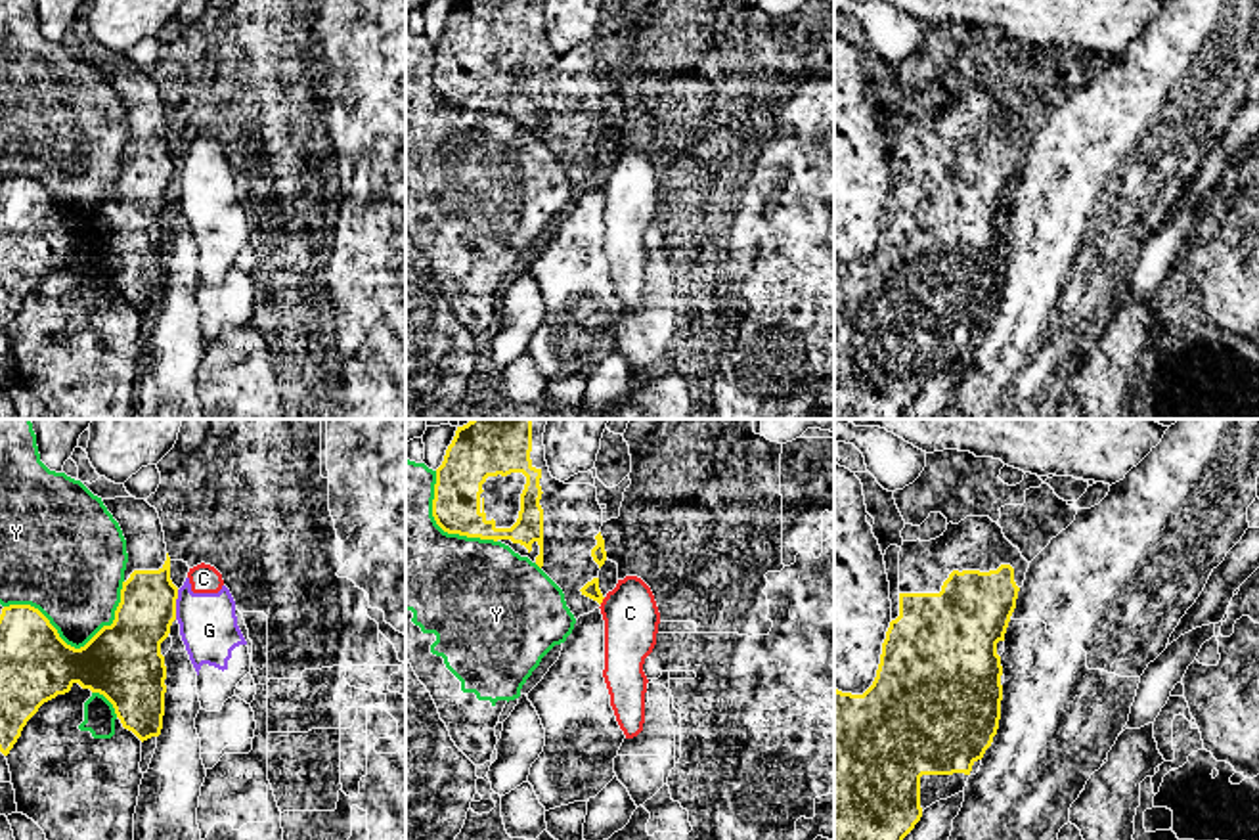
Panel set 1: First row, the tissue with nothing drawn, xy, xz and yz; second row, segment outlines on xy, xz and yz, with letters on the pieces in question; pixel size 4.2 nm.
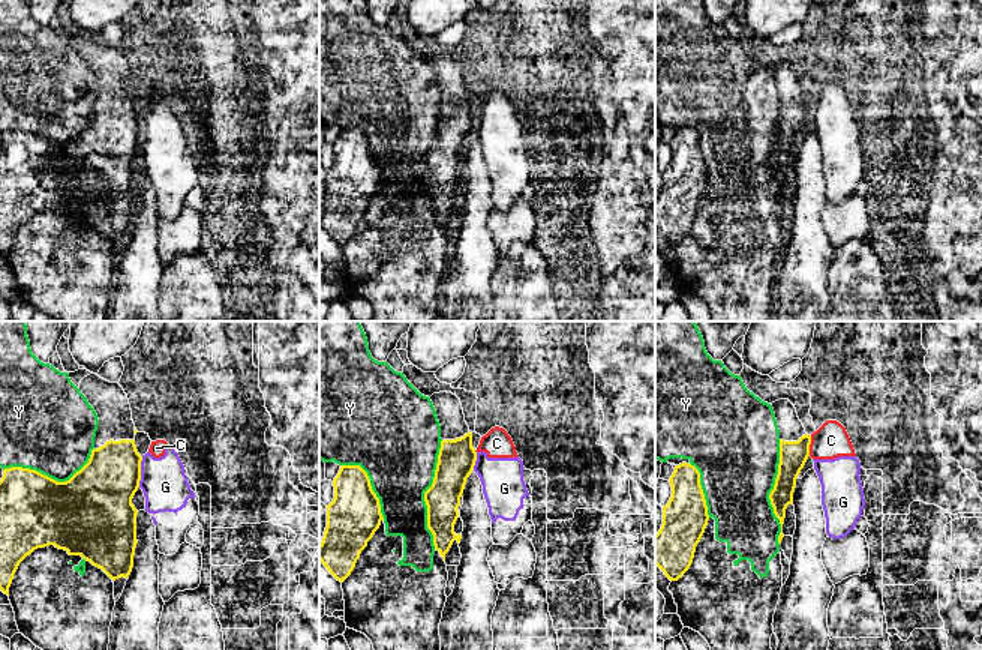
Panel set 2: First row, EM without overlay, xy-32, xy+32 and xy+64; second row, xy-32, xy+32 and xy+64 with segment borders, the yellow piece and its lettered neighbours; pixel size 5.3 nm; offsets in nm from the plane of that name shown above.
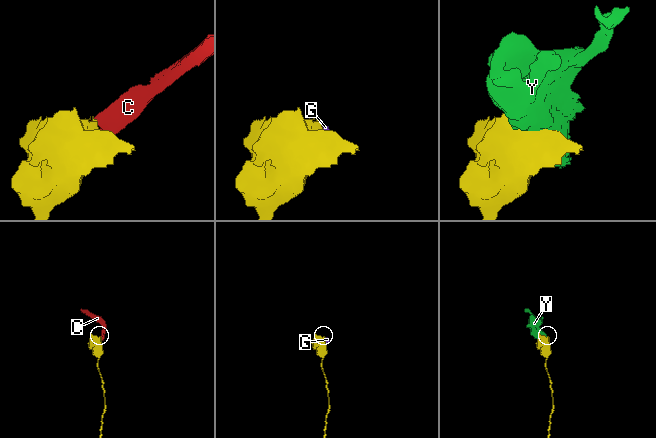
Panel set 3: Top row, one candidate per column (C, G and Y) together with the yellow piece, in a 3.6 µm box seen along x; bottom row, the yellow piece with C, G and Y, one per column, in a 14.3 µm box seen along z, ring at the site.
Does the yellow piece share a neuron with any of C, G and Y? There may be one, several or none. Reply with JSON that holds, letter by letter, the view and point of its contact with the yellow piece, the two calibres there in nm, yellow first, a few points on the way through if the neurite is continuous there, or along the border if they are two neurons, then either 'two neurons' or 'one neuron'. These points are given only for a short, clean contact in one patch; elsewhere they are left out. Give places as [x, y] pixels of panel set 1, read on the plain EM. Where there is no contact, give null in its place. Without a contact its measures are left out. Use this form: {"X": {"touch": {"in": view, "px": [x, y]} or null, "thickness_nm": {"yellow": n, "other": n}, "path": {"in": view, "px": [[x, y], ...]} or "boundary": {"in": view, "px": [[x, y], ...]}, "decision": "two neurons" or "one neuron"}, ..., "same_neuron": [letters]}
{"C": {"touch": {"in": "xz", "px": [601, 173]}, "thickness_nm": {"yellow": 70, "other": 240}, "boundary": {"in": "xz", "px": [[605, 169], [599, 175]]}, "decision": "two neurons"}, "G": {"touch": {"in": "xy", "px": [175, 176]}, "thickness_nm": {"yellow": 240, "other": 240}, "boundary": {"in": "xy", "px": [[178, 161], [175, 190]]}, "decision": "two neurons"}, "Y": {"touch": {"in": "xy", "px": [77, 221]}, "thickness_nm": {"yellow": 320, "other": 360}, "decision": "two neurons"}, "same_neuron": []}

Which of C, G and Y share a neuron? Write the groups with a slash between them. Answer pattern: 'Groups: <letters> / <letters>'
Groups: C G / Y

